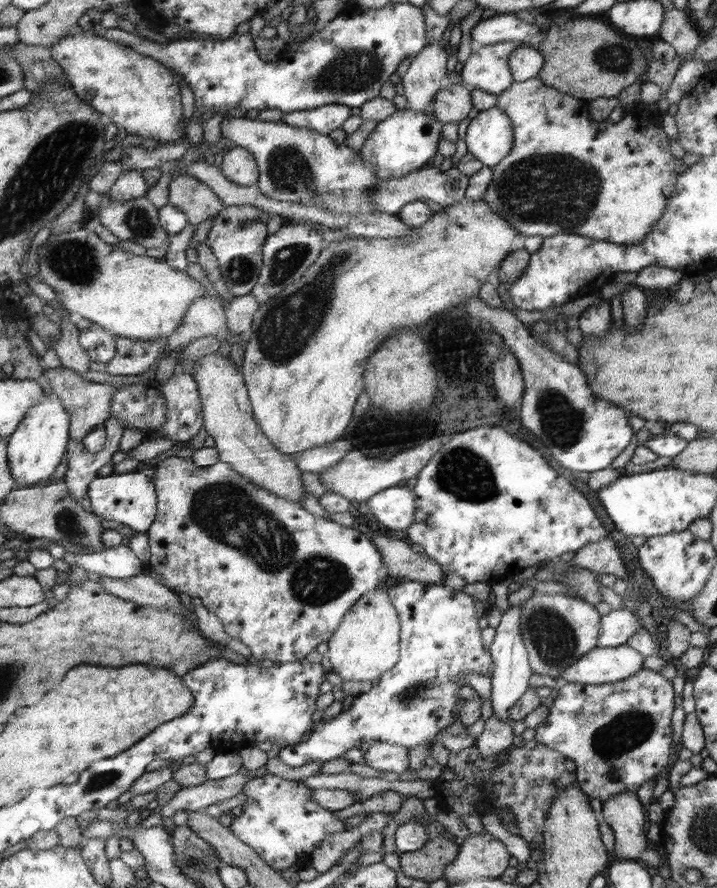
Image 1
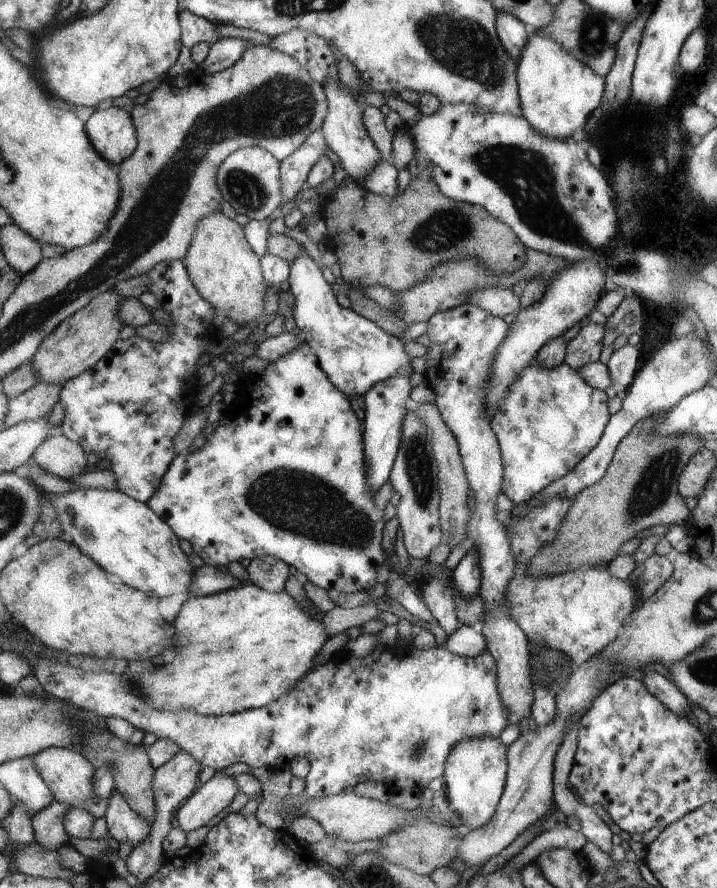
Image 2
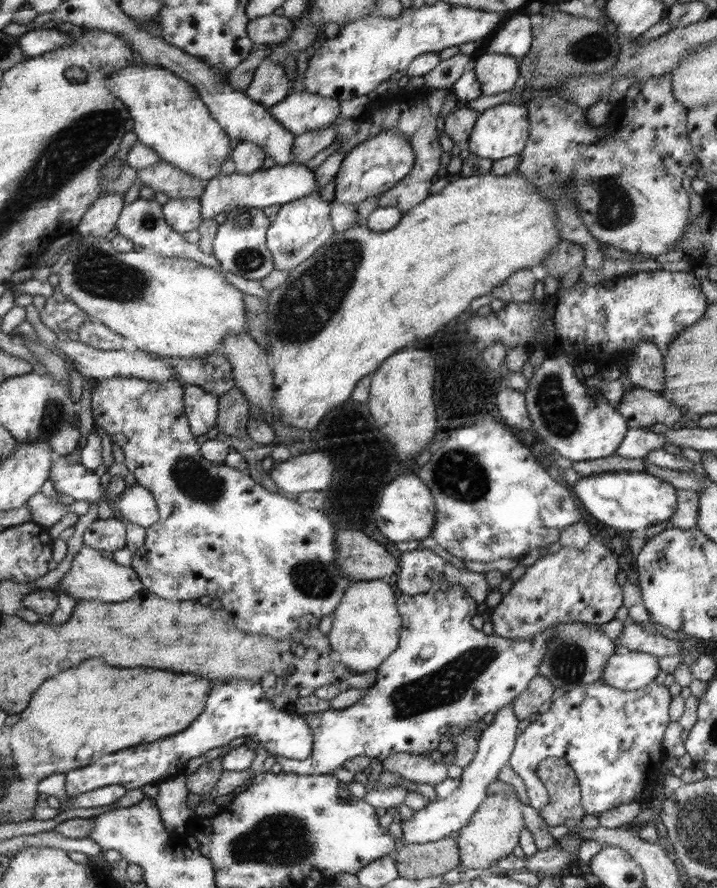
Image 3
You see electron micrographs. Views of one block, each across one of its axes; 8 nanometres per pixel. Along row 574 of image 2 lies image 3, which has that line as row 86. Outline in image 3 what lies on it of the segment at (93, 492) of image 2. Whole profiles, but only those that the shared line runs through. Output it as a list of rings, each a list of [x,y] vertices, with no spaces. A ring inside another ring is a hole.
[[[140,61],[116,71],[111,76],[111,81],[114,84],[114,92],[129,109],[130,116],[134,120],[133,131],[137,134],[138,141],[149,146],[162,161],[178,168],[182,173],[192,175],[205,183],[218,177],[222,162],[231,158],[230,136],[209,112],[205,101],[200,100],[201,96],[198,96],[198,92],[189,81],[170,72],[169,69]]]

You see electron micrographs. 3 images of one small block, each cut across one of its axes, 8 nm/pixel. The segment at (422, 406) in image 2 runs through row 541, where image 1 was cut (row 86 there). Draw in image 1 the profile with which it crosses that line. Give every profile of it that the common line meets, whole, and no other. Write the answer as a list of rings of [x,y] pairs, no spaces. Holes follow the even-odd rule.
[[[445,83],[437,92],[433,101],[434,116],[443,124],[448,122],[459,123],[464,120],[472,110],[472,97],[470,90],[461,83]]]

